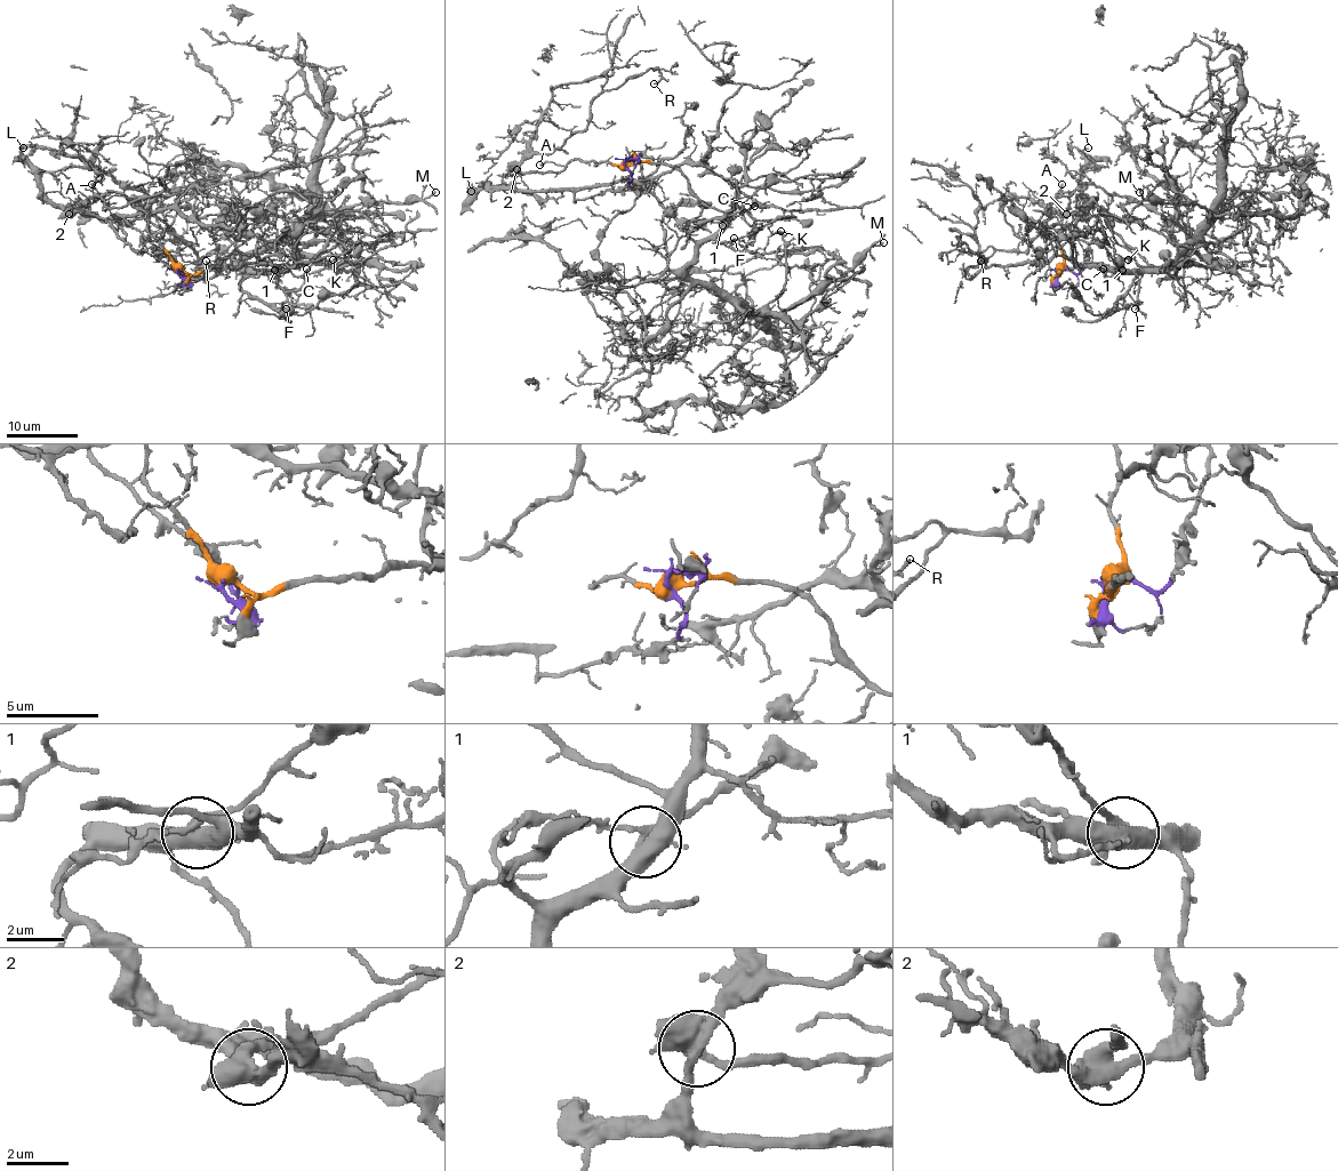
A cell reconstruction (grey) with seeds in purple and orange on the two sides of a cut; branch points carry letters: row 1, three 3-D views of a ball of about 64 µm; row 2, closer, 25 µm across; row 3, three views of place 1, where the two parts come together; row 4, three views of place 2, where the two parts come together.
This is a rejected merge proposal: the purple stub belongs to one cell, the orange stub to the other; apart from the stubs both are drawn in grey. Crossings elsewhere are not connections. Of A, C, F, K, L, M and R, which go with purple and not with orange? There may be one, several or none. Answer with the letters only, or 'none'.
L, R

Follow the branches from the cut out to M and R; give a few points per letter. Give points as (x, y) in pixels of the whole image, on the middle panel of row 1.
M: (625, 165), (672, 165), (722, 211), (726, 222), (687, 274), (760, 313), (804, 303), (883, 241)
R: (625, 165), (625, 186), (575, 200), (514, 181), (527, 158), (586, 127), (603, 91), (654, 67), (654, 85)

